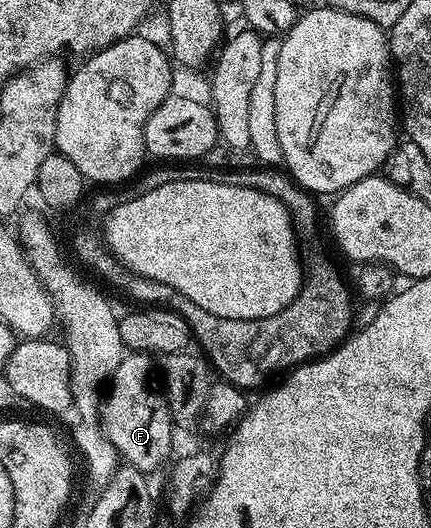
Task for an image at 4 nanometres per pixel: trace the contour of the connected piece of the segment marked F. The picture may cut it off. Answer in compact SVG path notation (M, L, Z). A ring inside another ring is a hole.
M144 352L126 354L121 359L119 370L113 375L107 388L107 395L99 408L99 423L107 439L115 446L118 457L128 467L146 474L152 474L156 468L161 468L168 462L169 455L173 452L173 436L175 437L175 427L166 397L149 385L149 360L150 357Z

